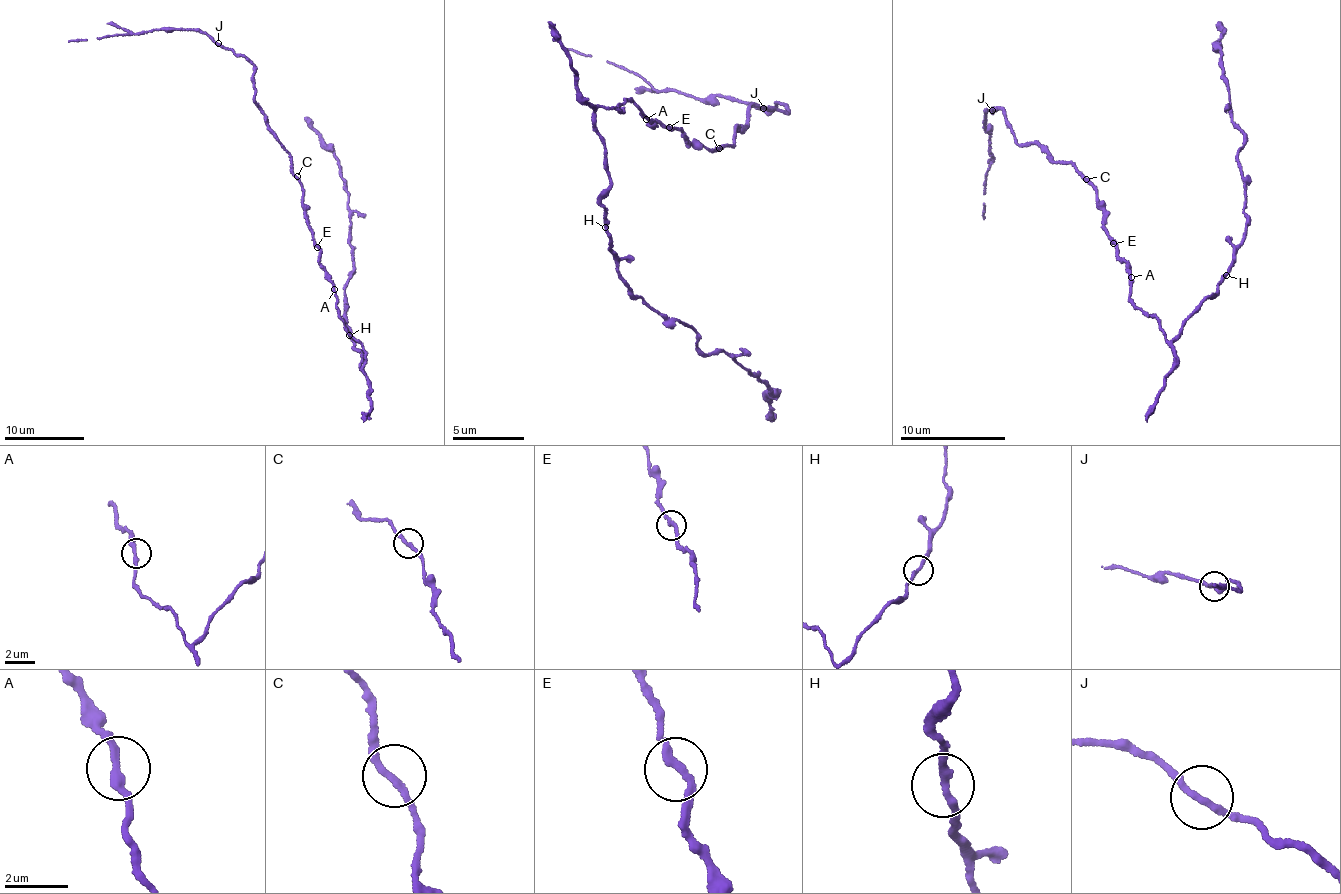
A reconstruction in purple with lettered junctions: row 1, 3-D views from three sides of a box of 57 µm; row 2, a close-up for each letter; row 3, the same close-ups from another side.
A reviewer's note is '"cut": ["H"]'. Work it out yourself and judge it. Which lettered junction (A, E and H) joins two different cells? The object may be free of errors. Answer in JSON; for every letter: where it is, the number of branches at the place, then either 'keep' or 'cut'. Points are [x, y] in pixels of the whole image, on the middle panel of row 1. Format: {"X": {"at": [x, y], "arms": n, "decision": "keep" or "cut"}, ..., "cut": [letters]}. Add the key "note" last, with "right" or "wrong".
{"A": {"at": [646, 119], "arms": 2, "decision": "keep"}, "E": {"at": [669, 127], "arms": 2, "decision": "keep"}, "H": {"at": [605, 227], "arms": 2, "decision": "keep"}, "cut": [], "note": "wrong"}

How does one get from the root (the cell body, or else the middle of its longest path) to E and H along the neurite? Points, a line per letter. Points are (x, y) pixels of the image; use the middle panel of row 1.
E: (646, 116), (654, 126), (658, 122), (665, 129), (670, 128)
H: (646, 116), (628, 98), (621, 112), (612, 105), (597, 109), (593, 126), (611, 175), (602, 202), (605, 227)

